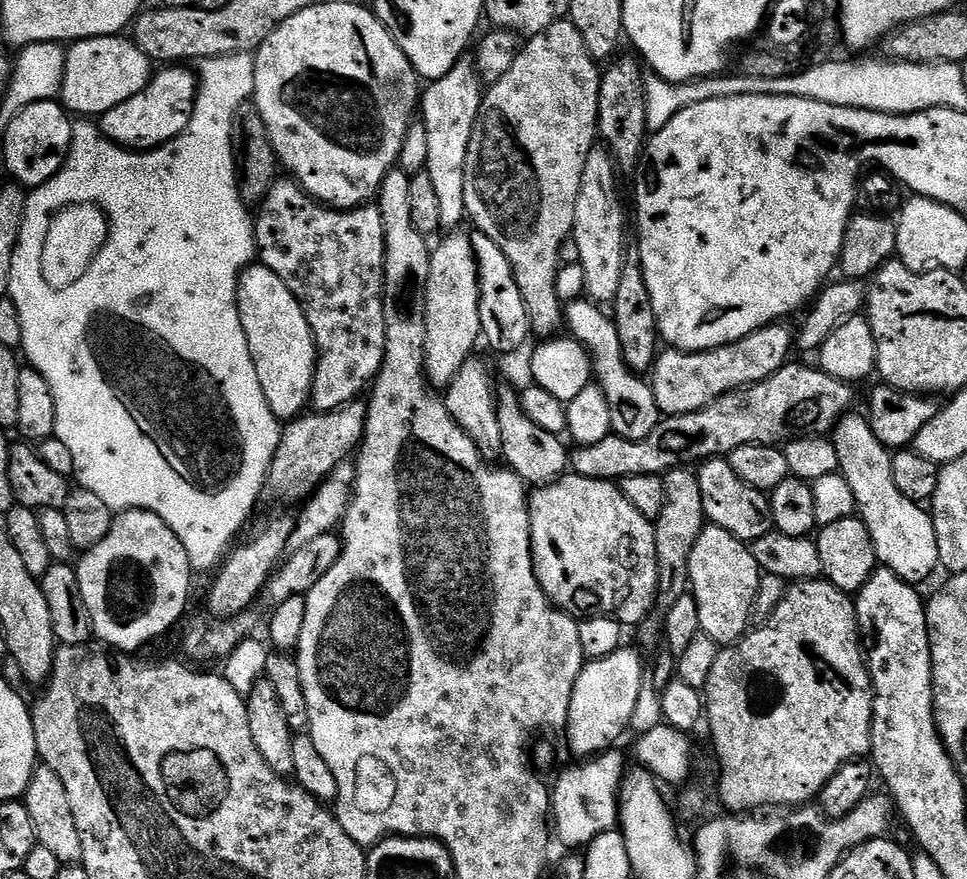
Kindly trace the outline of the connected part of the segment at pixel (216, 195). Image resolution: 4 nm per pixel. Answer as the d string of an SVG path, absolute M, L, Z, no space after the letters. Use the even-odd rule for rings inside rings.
M247 52L230 54L229 56L215 56L209 60L199 61L198 64L198 91L196 94L196 105L192 111L190 122L182 134L178 134L169 144L161 144L159 148L149 148L147 150L129 150L121 148L112 140L107 140L104 133L91 119L80 118L72 125L72 145L68 151L68 157L63 168L54 178L50 178L42 186L31 189L27 193L24 201L24 221L20 224L20 233L16 249L12 251L12 265L8 275L8 296L18 306L18 318L22 318L22 352L28 355L27 363L50 382L50 390L54 390L54 406L58 410L56 419L55 439L61 440L70 449L70 455L74 457L74 480L79 487L90 490L90 494L98 494L106 506L110 506L113 513L128 512L132 508L141 508L147 512L158 514L174 534L186 546L186 554L190 558L193 569L200 568L215 569L218 562L223 561L226 553L233 547L234 541L241 535L240 527L248 520L248 515L256 508L256 499L261 499L264 485L268 478L268 467L272 464L272 459L276 453L276 447L280 441L282 431L281 421L277 420L276 415L270 410L266 402L266 394L262 394L262 382L258 382L258 370L254 370L254 358L250 358L250 346L246 342L246 330L242 330L242 318L238 314L238 302L236 301L236 287L240 285L240 274L257 259L256 250L256 230L254 227L254 216L250 211L249 205L245 204L244 199L238 194L236 185L236 171L234 170L234 154L232 153L232 123L234 114L238 106L245 103L252 96L254 90L254 66L253 57Z

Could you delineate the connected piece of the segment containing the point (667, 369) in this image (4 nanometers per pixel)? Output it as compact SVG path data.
M784 322L767 324L733 344L723 344L721 348L711 348L705 352L681 352L674 347L664 350L668 352L661 351L650 369L654 402L658 402L661 413L677 416L697 412L722 394L773 376L779 368L789 363L791 356L788 355L794 352L794 332L786 325Z

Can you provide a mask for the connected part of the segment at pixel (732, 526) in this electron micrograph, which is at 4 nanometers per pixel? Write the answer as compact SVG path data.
M713 458L703 461L696 472L698 490L702 490L702 506L704 518L709 525L734 534L734 538L751 542L762 538L773 531L772 507L768 504L768 496L759 492L754 486L742 482L738 474L728 465L727 459Z

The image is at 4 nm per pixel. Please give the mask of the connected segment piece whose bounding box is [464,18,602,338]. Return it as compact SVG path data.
M571 19L555 20L550 27L539 32L537 36L531 37L521 47L514 58L514 66L510 66L510 70L506 70L506 74L502 74L502 78L498 78L498 82L494 82L483 93L480 101L480 113L476 115L474 130L470 134L470 146L466 154L466 170L464 171L466 180L464 210L467 219L473 220L476 223L475 227L482 234L486 234L486 238L490 238L490 242L494 242L494 246L498 246L498 250L502 250L502 254L506 254L510 266L514 269L514 282L518 282L518 290L522 290L522 302L526 302L528 327L535 335L537 332L540 338L555 337L559 333L556 331L564 324L565 305L560 304L560 292L556 289L556 267L560 264L560 247L564 243L567 245L572 235L574 206L578 206L578 190L582 186L582 170L586 166L586 158L594 150L595 144L592 143L597 143L598 140L596 123L598 122L601 75L602 72L597 61L593 60L591 54L586 50L586 42L582 42L582 34L578 34Z

